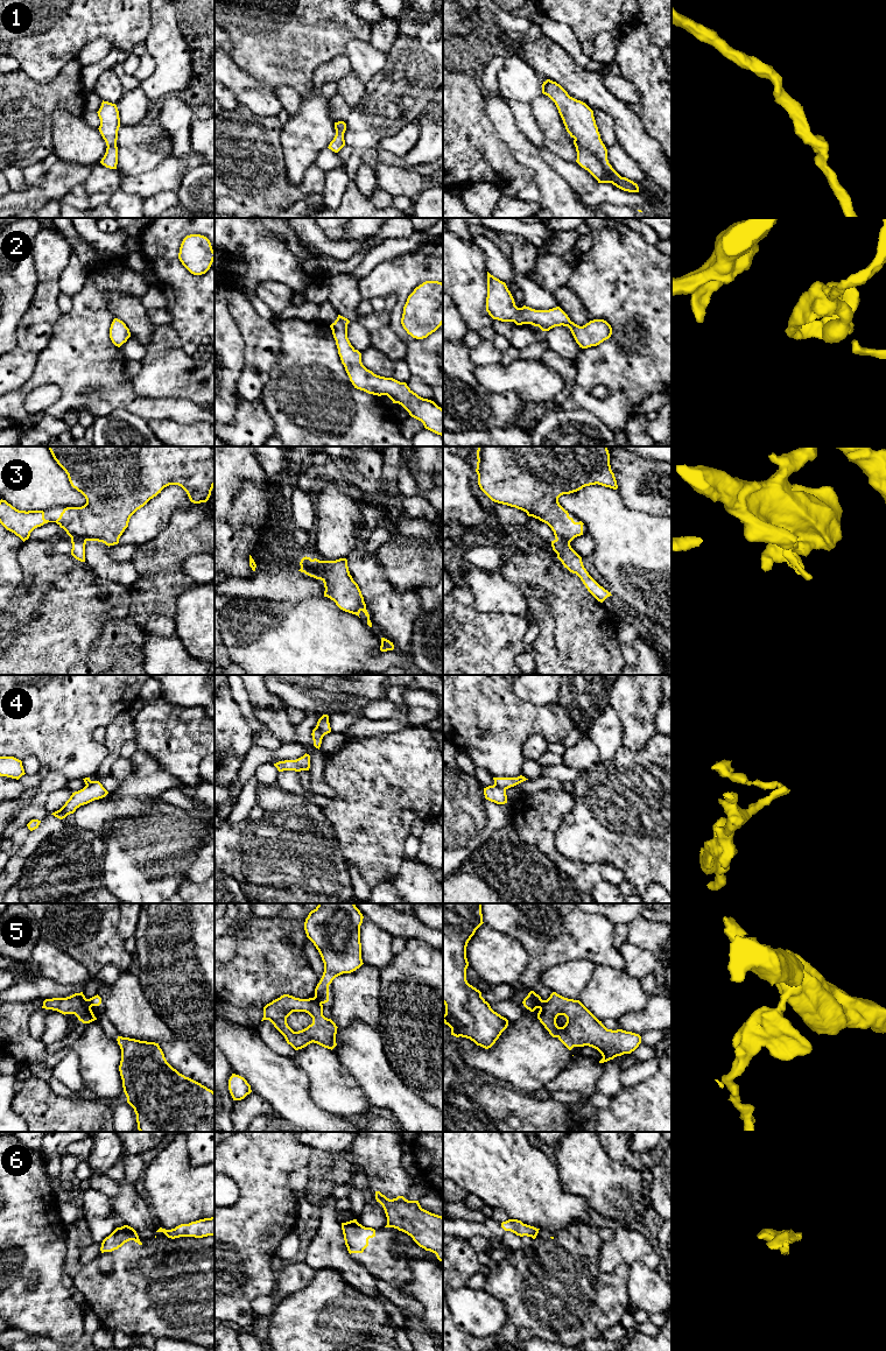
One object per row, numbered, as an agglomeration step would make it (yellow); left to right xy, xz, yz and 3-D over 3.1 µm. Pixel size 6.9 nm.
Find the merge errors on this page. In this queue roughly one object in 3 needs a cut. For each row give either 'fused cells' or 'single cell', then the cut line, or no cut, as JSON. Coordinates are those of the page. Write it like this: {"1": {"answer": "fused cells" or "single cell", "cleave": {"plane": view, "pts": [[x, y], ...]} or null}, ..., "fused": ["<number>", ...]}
{"1": {"answer": "single cell", "cleave": null}, "2": {"answer": "single cell", "cleave": null}, "3": {"answer": "fused cells", "cleave": {"plane": "xz", "pts": [[313, 560], [306, 569], [301, 569]]}}, "4": {"answer": "fused cells", "cleave": {"plane": "yz", "pts": [[494, 783], [505, 789]]}}, "5": {"answer": "fused cells", "cleave": {"plane": "xz", "pts": [[313, 998], [321, 1004]]}}, "6": {"answer": "fused cells", "cleave": {"plane": "xz", "pts": [[387, 1223], [392, 1226]]}}, "fused": ["3", "4", "5", "6"]}

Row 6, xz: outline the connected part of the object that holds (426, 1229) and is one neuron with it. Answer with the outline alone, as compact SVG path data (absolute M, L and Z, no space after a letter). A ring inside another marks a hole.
M375 1191L375 1199L382 1205L388 1225L410 1236L420 1247L435 1253L437 1259L443 1262L442 1216L422 1209L419 1201L408 1201L403 1196L398 1196L396 1198L389 1199L380 1191Z

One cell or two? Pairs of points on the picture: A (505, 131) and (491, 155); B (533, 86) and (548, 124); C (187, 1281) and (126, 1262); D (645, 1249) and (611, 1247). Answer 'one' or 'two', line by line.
A: two
B: two
C: one
D: one

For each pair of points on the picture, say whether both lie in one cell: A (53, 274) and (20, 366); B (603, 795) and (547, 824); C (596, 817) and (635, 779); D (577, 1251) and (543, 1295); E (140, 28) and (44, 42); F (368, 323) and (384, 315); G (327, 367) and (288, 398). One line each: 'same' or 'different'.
A: same
B: different
C: same
D: same
E: same
F: same
G: same

